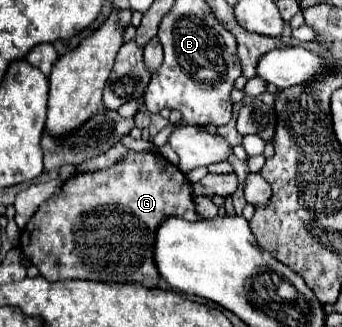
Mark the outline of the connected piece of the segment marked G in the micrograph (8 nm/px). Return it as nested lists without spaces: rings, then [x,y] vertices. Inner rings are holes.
[[[134,153],[114,167],[78,173],[70,177],[62,191],[42,203],[42,207],[32,215],[28,225],[20,235],[22,255],[38,267],[40,275],[48,281],[62,279],[92,279],[92,281],[116,281],[116,283],[140,283],[144,287],[158,285],[158,271],[154,271],[154,261],[150,259],[150,243],[154,243],[154,227],[166,219],[166,215],[182,215],[184,219],[200,219],[192,205],[190,183],[176,165],[168,163],[158,153]]]

